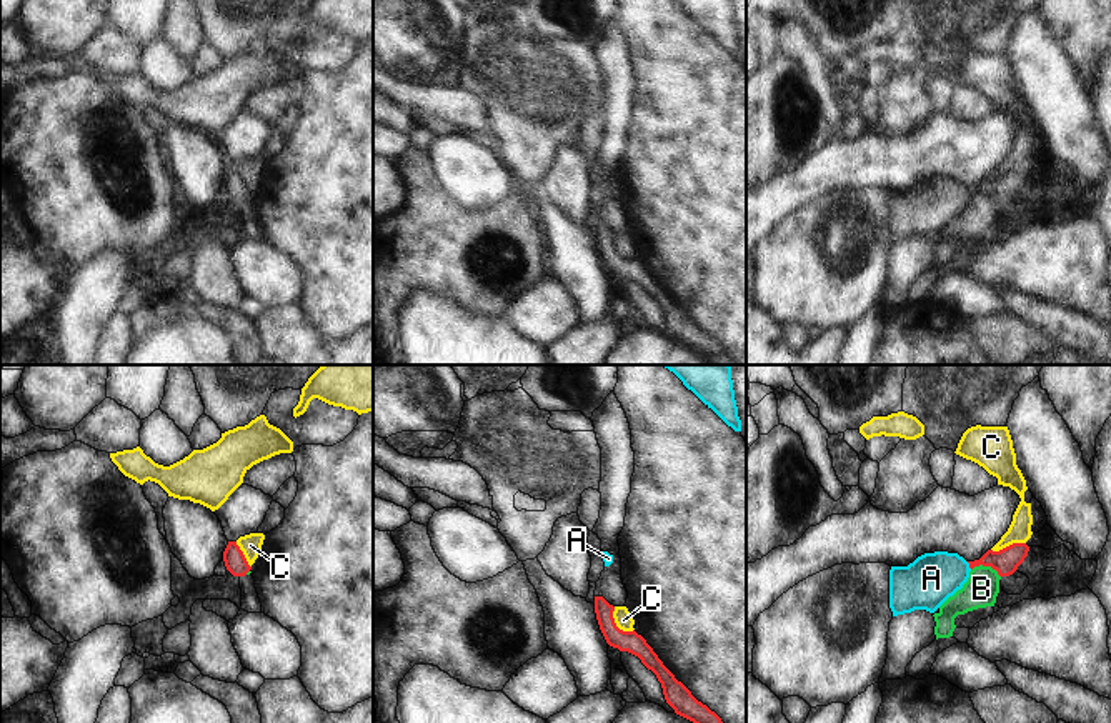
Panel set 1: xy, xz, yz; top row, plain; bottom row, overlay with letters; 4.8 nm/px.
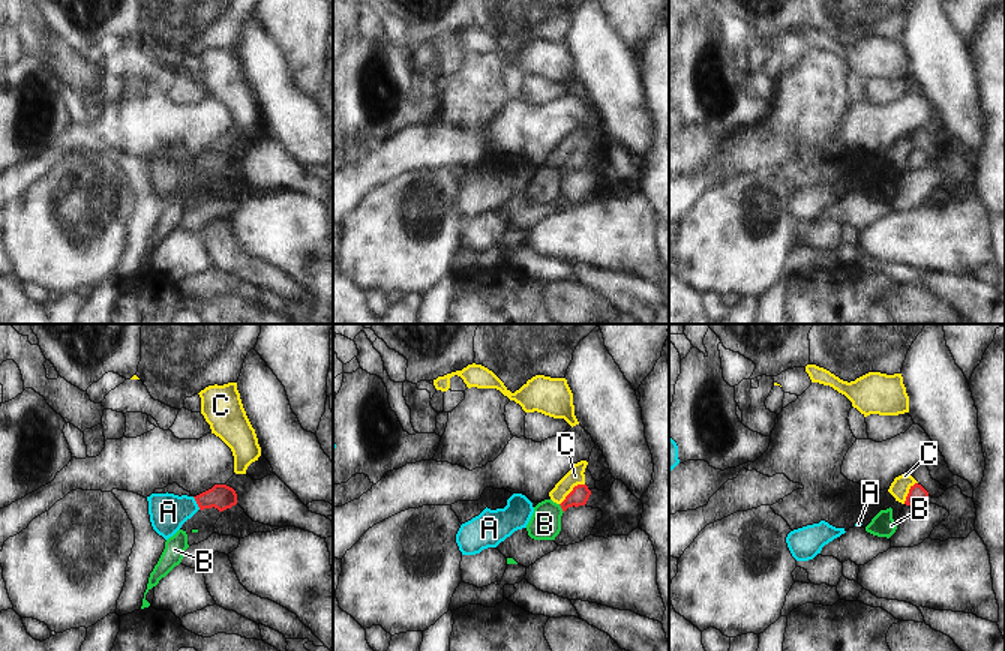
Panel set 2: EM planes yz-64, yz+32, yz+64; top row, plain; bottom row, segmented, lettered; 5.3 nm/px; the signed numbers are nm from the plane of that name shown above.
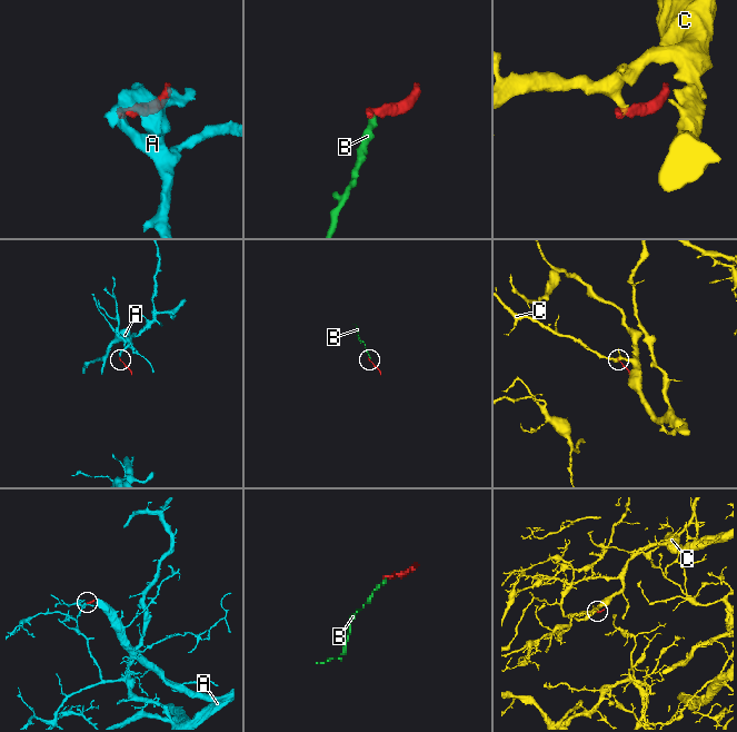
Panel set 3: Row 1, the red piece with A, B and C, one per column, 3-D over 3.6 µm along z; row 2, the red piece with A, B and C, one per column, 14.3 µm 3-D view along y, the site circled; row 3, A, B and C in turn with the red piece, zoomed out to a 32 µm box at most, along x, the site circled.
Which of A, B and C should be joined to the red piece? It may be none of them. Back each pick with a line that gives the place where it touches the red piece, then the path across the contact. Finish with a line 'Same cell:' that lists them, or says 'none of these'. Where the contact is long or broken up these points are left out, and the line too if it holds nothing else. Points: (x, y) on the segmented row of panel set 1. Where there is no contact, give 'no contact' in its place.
A: contact yz (970, 565); way yz (1005, 562), (970, 565), (931, 578)
Same cell: A

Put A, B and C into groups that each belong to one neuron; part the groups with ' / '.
A / B / C

